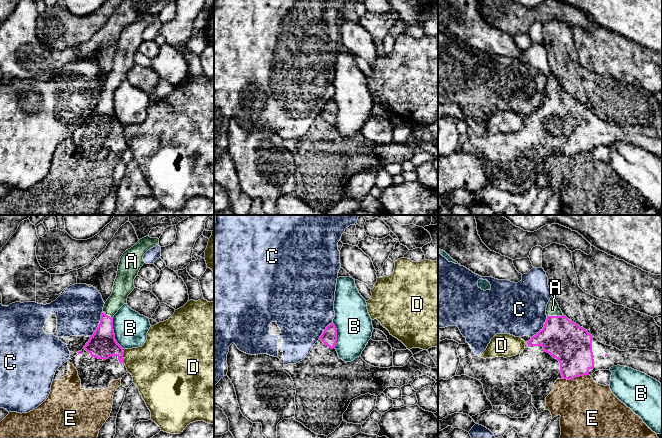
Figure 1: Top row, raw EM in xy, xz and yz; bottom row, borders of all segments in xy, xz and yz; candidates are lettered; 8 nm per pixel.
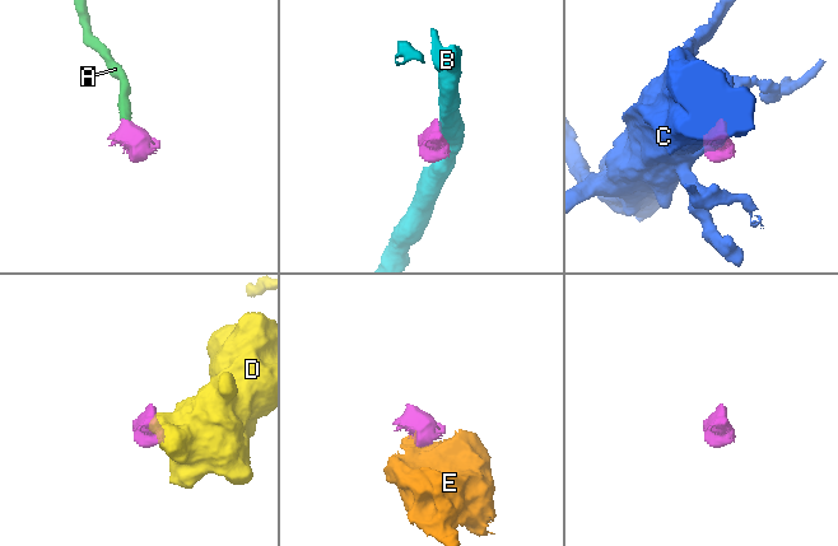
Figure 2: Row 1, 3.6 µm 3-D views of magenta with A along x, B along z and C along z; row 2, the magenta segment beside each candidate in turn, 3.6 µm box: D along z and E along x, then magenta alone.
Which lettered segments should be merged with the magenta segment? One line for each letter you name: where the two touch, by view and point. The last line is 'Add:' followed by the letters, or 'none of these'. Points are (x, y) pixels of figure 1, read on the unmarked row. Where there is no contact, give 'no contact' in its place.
A: yz (554, 92)
Add: A

